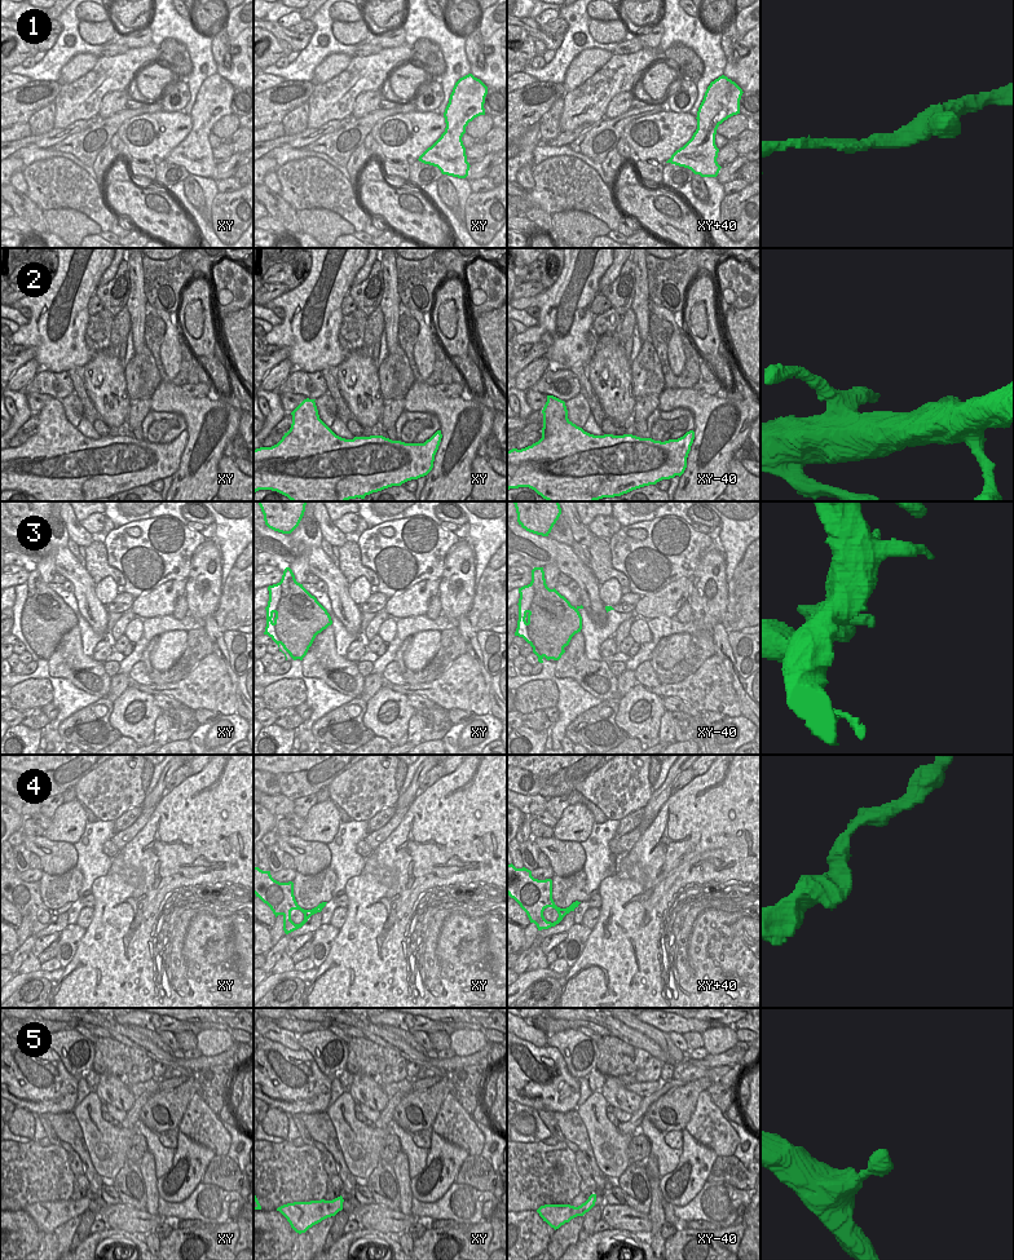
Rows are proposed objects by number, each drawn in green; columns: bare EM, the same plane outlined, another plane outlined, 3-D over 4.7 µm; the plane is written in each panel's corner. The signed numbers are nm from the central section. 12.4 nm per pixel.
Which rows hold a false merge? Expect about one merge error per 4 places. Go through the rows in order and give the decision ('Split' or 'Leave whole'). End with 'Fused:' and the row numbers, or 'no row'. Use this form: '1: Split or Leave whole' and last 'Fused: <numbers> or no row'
1: Leave whole
2: Split
3: Split
4: Leave whole
5: Leave whole
Fused: 2, 3.

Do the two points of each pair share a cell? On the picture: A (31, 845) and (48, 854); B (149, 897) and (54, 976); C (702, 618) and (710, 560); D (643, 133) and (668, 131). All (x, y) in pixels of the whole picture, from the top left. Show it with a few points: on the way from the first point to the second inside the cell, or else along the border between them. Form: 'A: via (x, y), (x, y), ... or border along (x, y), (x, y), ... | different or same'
A: via (35, 845), (44, 850) | same
B: border along (64, 968), (60, 977), (52, 982) | different
C: via (702, 604), (704, 584), (710, 574) | same
D: via (649, 133), (661, 133) | same

